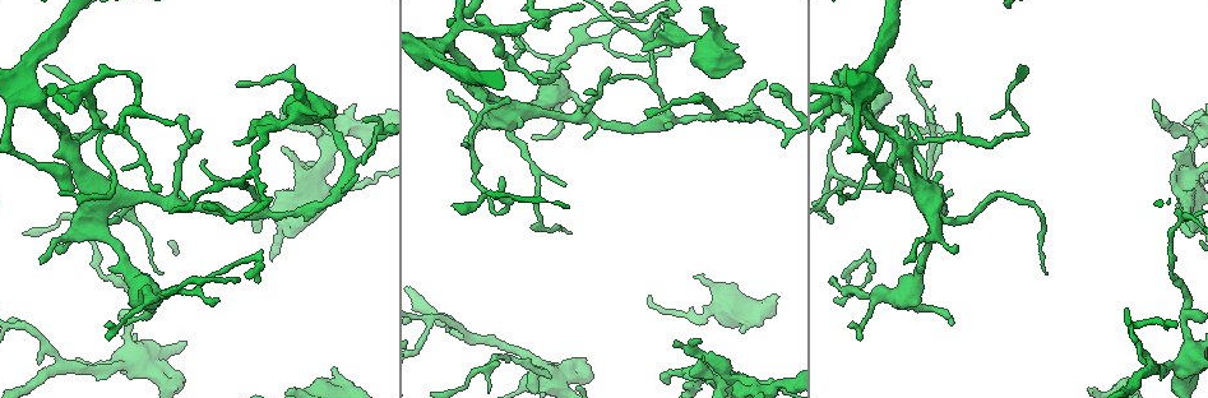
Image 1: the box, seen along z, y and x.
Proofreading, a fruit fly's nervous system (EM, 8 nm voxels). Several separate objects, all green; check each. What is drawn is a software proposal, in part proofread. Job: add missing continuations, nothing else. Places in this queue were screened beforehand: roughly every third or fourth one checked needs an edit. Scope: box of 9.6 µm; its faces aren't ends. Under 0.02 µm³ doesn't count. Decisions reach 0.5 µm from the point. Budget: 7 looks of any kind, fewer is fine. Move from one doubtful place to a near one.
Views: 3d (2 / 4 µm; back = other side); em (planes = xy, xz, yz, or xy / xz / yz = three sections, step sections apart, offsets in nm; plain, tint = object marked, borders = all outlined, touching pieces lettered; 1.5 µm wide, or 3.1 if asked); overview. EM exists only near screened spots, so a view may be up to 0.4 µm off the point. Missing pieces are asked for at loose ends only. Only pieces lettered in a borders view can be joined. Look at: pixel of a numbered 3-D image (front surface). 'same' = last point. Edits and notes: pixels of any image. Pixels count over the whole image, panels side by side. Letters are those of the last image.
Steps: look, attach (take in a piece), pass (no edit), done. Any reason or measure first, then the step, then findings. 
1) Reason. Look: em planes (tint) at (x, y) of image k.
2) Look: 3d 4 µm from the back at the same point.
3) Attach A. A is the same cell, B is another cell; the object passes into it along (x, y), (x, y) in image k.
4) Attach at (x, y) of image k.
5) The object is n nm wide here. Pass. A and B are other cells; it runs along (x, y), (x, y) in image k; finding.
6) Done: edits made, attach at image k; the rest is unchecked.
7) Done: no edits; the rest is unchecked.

Thin end. Look: em xz step 4 (tint) at (898, 173) of image 1.

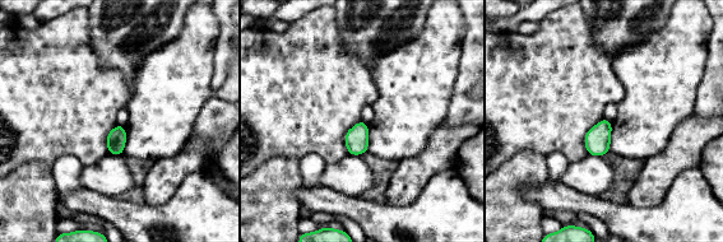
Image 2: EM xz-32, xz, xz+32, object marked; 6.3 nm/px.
Look: em xy step 4 (borders) at the same point.

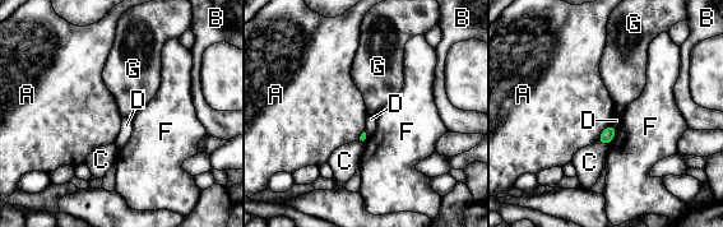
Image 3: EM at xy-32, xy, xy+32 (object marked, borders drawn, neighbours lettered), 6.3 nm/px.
Pass. A, B, C, D, F and G are other cells; a border runs along (611, 123), (596, 140) in image 3; none of them fits.

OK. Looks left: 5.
Tapers out. Look: 3d 2 µm at (782, 147) of image 1.

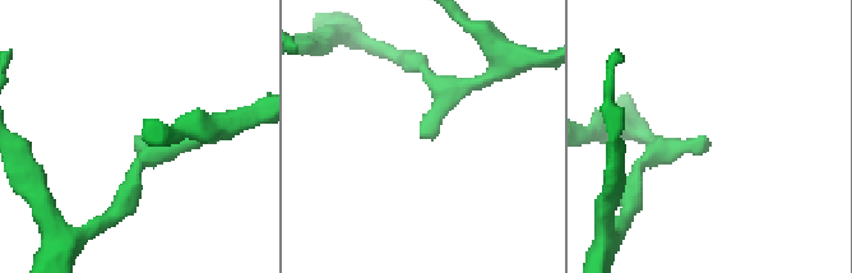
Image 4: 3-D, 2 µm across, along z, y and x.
Look: em xz step 4 (borders) at (424, 138) of image 4.

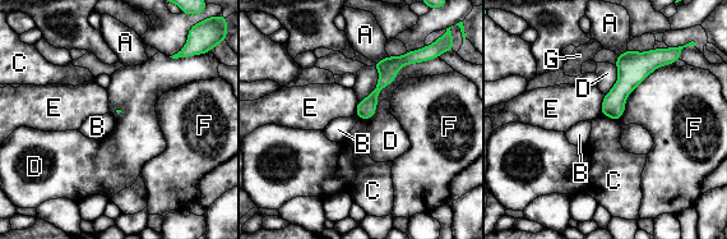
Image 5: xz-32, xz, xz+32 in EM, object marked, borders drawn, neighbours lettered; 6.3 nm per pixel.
Another direction. Look: em planes (borders) at the same point.

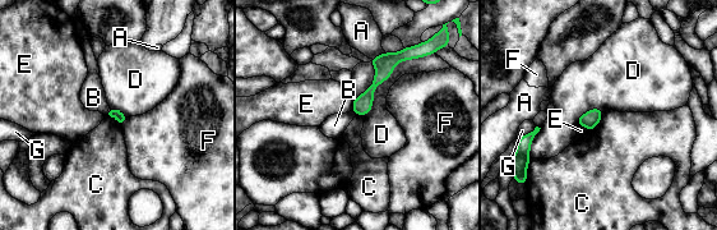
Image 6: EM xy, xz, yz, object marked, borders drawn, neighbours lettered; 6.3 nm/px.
The longest contact is with D, 550 nm. Pass. A, B, C, D, E, F and G are other cells; none of them fits.

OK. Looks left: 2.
Look: 3d 2 µm at (334, 369) of image 1.

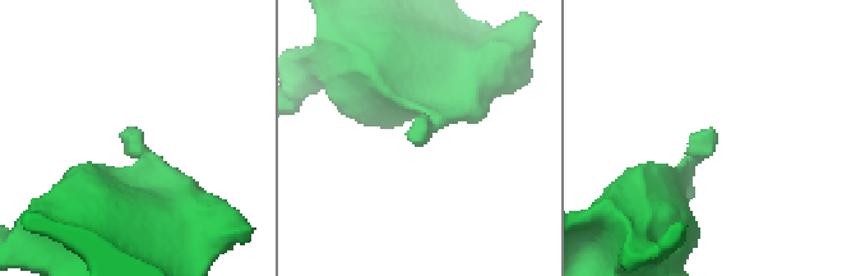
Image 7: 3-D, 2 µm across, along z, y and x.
Shape alone is not enough. Look: em planes (borders) at (711, 128) of image 7.

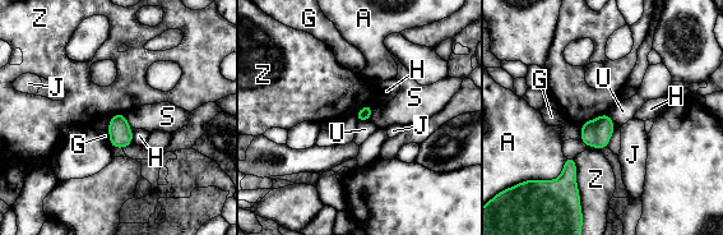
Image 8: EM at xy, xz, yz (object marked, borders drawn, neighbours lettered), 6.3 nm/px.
The object is 90 nm wide here. Pass. A, G, H, J, S, U and Z are other cells; a border runs along (573, 157), (580, 201) in image 8; no lettered piece goes on from it.

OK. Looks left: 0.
Done: no edits; the rest is unchecked.

